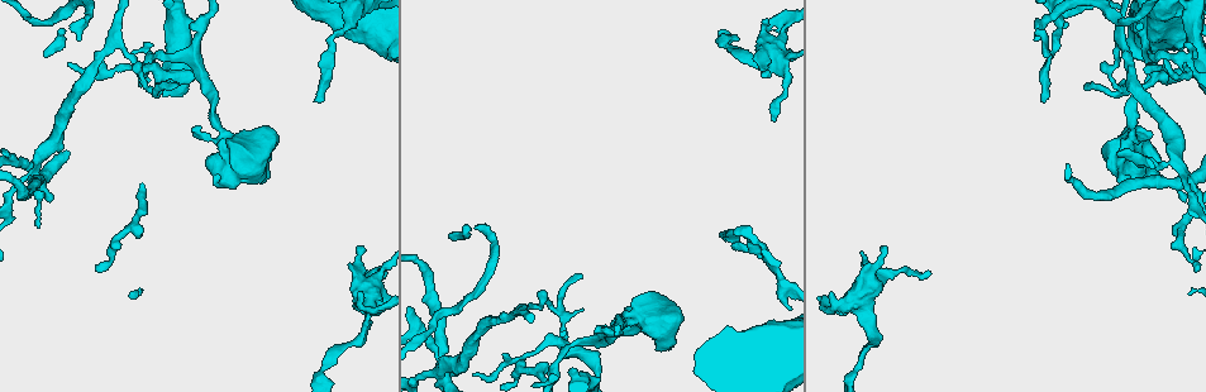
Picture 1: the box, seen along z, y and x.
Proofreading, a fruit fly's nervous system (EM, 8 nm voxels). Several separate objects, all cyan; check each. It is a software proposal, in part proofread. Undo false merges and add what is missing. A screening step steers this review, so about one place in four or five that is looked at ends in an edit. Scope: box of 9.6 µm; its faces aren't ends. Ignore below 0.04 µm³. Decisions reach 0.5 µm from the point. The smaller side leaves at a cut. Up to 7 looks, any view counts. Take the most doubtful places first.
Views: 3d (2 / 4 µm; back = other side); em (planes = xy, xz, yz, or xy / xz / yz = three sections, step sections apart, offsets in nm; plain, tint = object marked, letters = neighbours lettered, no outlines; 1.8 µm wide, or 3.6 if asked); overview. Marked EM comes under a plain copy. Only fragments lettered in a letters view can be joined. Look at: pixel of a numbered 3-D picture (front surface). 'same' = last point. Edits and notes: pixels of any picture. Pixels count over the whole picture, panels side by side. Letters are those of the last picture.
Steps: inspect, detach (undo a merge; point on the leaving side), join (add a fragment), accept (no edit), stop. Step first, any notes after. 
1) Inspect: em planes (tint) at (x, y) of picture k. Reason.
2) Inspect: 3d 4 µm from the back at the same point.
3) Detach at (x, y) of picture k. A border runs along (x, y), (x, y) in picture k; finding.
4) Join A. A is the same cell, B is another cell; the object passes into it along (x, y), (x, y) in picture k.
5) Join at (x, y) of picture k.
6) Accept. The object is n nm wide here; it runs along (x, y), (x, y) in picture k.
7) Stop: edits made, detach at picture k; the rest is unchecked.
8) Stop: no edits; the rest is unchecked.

Inspect: 3d 4 µm at (316, 99) of picture 1. Free end.

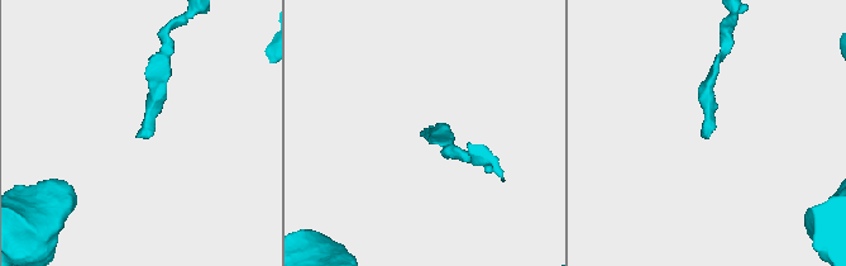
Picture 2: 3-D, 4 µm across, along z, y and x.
Inspect: em planes (letters) at (710, 134) of picture 2.

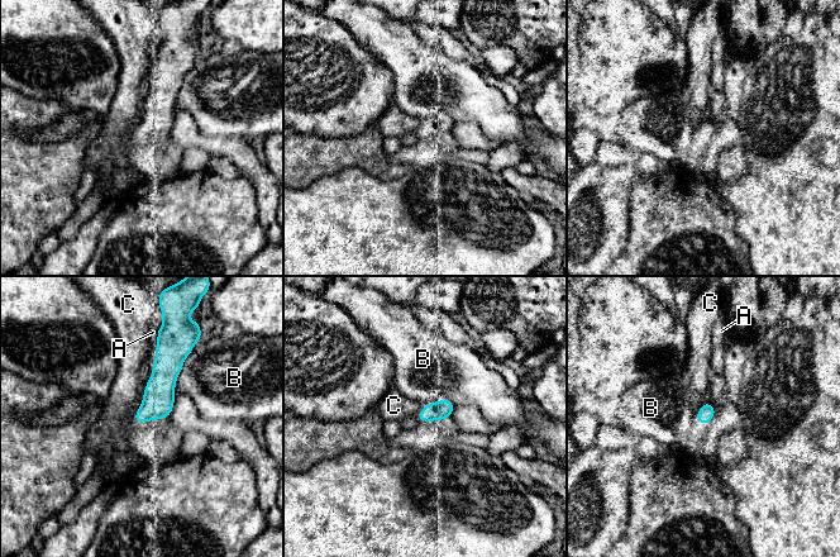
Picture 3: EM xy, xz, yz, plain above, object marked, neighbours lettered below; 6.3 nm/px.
Accept. The object is 100 nm wide here; the longest contact is with B, 320 nm; A, B and C are other cells; no lettered fragment goes on from it.

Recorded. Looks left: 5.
Inspect: em yz step 16 (letters) at (764, 20) of picture 1. Free end.

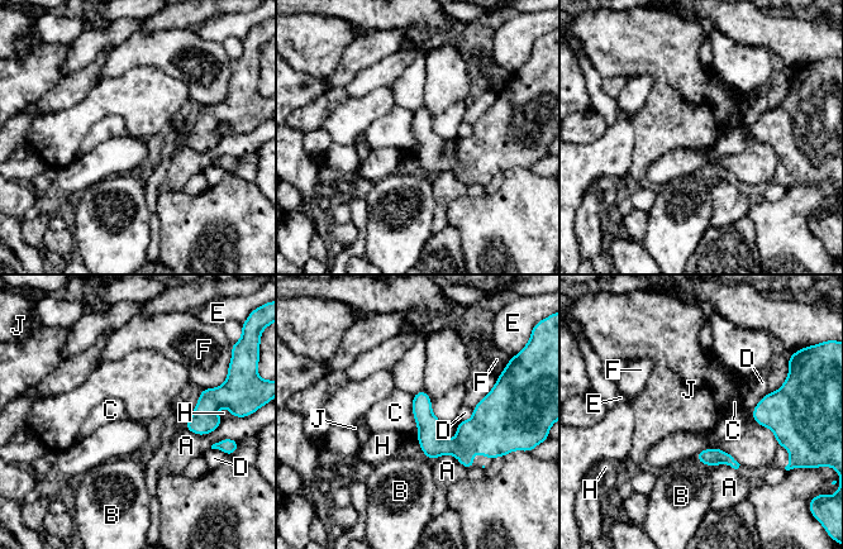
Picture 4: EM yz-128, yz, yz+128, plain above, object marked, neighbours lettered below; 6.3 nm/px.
Accept. The object is 160 nm wide here; the longest contact is with C, 280 nm; A, B, C, D, E, F, H and J are other cells; none of them fits.

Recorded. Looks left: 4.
Inspect: 3d 4 µm at (255, 183) of picture 1. Branch stops here.

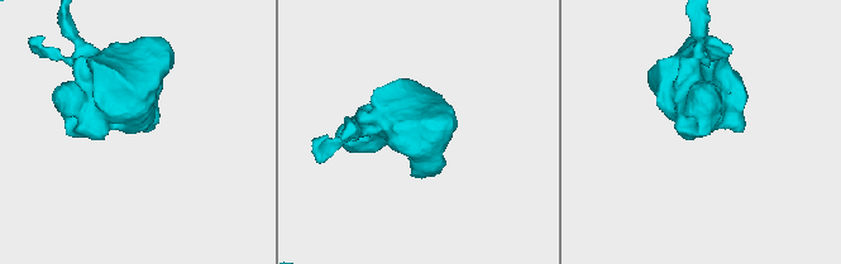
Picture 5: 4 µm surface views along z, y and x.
Inspect: em 3.6 µm planes (tint) at (711, 131) of picture 5. Now the EM.

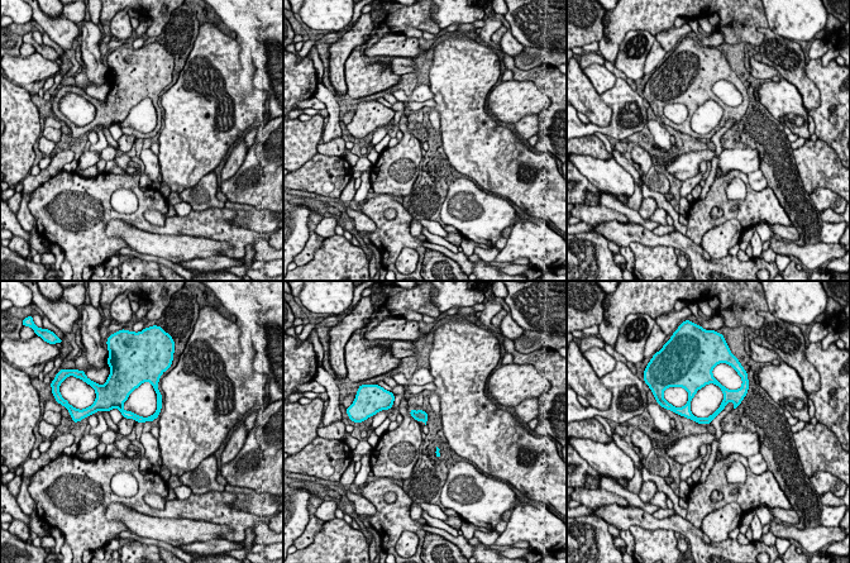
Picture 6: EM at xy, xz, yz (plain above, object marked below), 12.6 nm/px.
Inspect: em 3.6 µm planes (letters) at the same point. What lies round it.

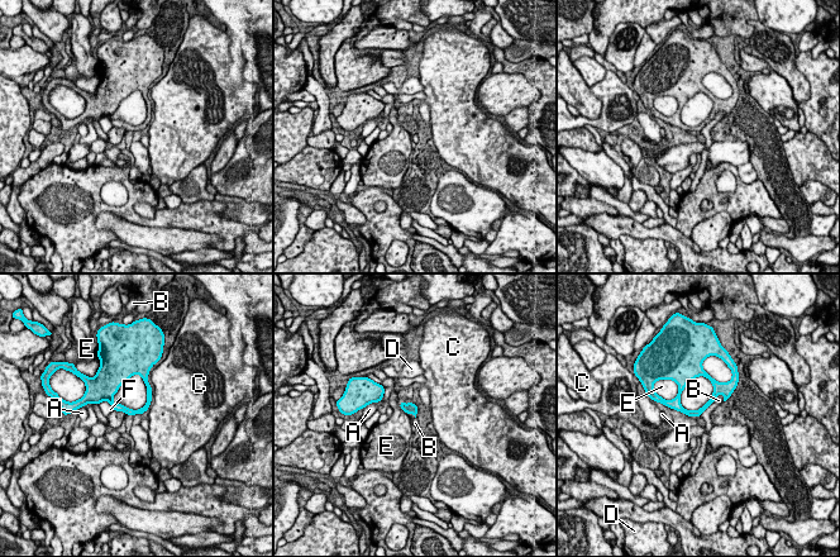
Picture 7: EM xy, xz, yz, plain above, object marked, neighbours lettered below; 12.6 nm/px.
Accept. A, B, C, D, E and F are other cells; no lettered fragment goes on from it.

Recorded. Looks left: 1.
Stop: no edits; the rest is unchecked.

